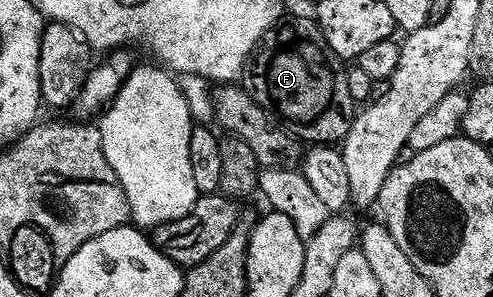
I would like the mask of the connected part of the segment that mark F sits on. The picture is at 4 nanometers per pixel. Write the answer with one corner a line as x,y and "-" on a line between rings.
295,16
292,20
290,20
290,18
280,20
279,23
274,24
273,27
263,35
261,42
256,46
254,52
252,52
251,59
247,62
245,69
245,87
247,93
249,93
249,95
251,95
264,110
271,113
274,119
286,125
291,135
294,136
296,140
307,146
335,146
347,139
349,130
353,126
353,122
357,115
355,99
353,98
353,94
349,94
349,78
347,77
347,74
348,69
345,67
344,61
340,60
337,53
327,45
327,39
324,38
318,23
316,23
314,19
306,20
303,16

